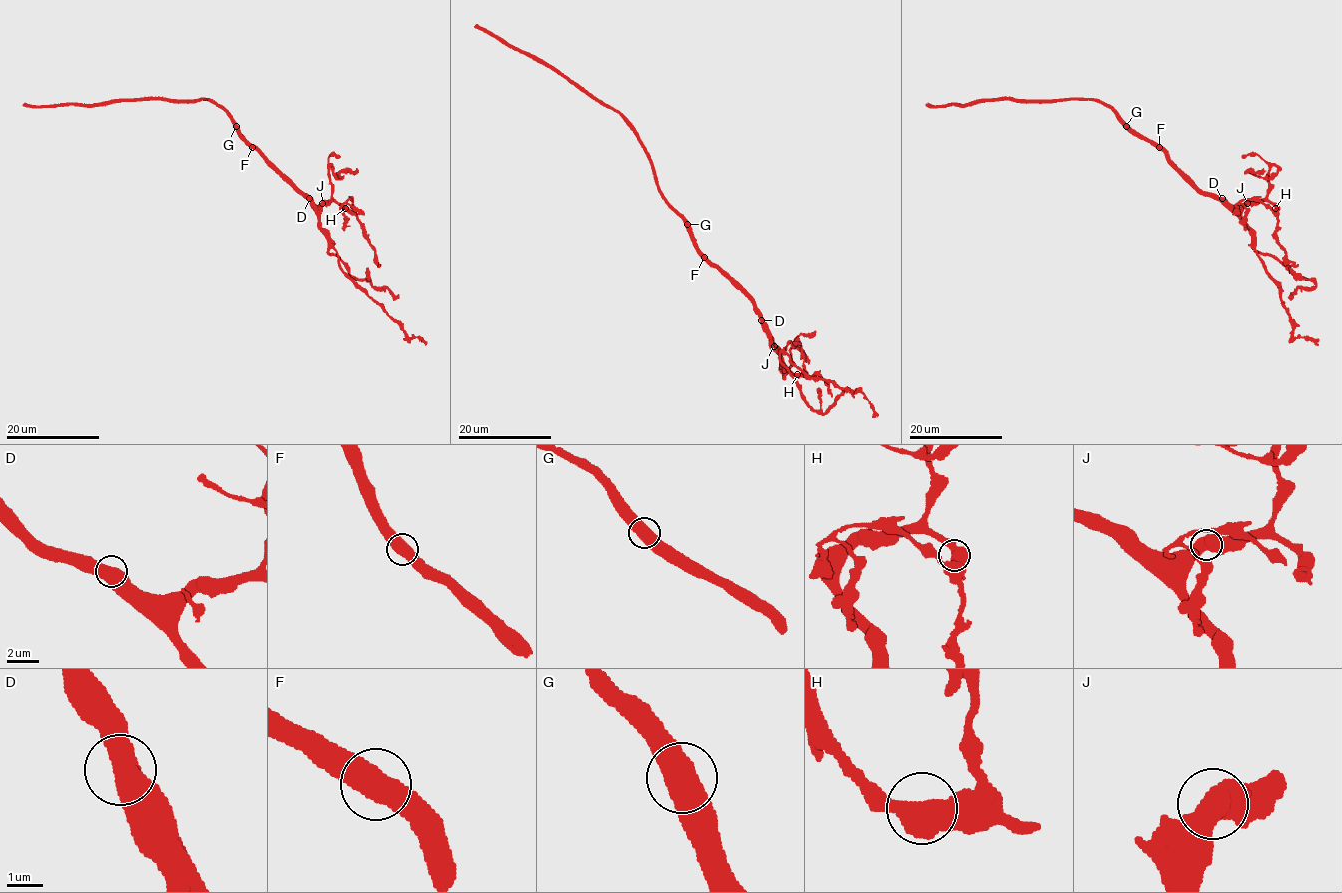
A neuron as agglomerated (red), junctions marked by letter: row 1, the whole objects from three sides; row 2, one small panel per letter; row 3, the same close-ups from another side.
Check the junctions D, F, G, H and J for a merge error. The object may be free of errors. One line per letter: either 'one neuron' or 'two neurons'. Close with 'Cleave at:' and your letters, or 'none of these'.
D: one neuron
F: one neuron
G: one neuron
H: one neuron
J: one neuron
Cleave at: none of these

